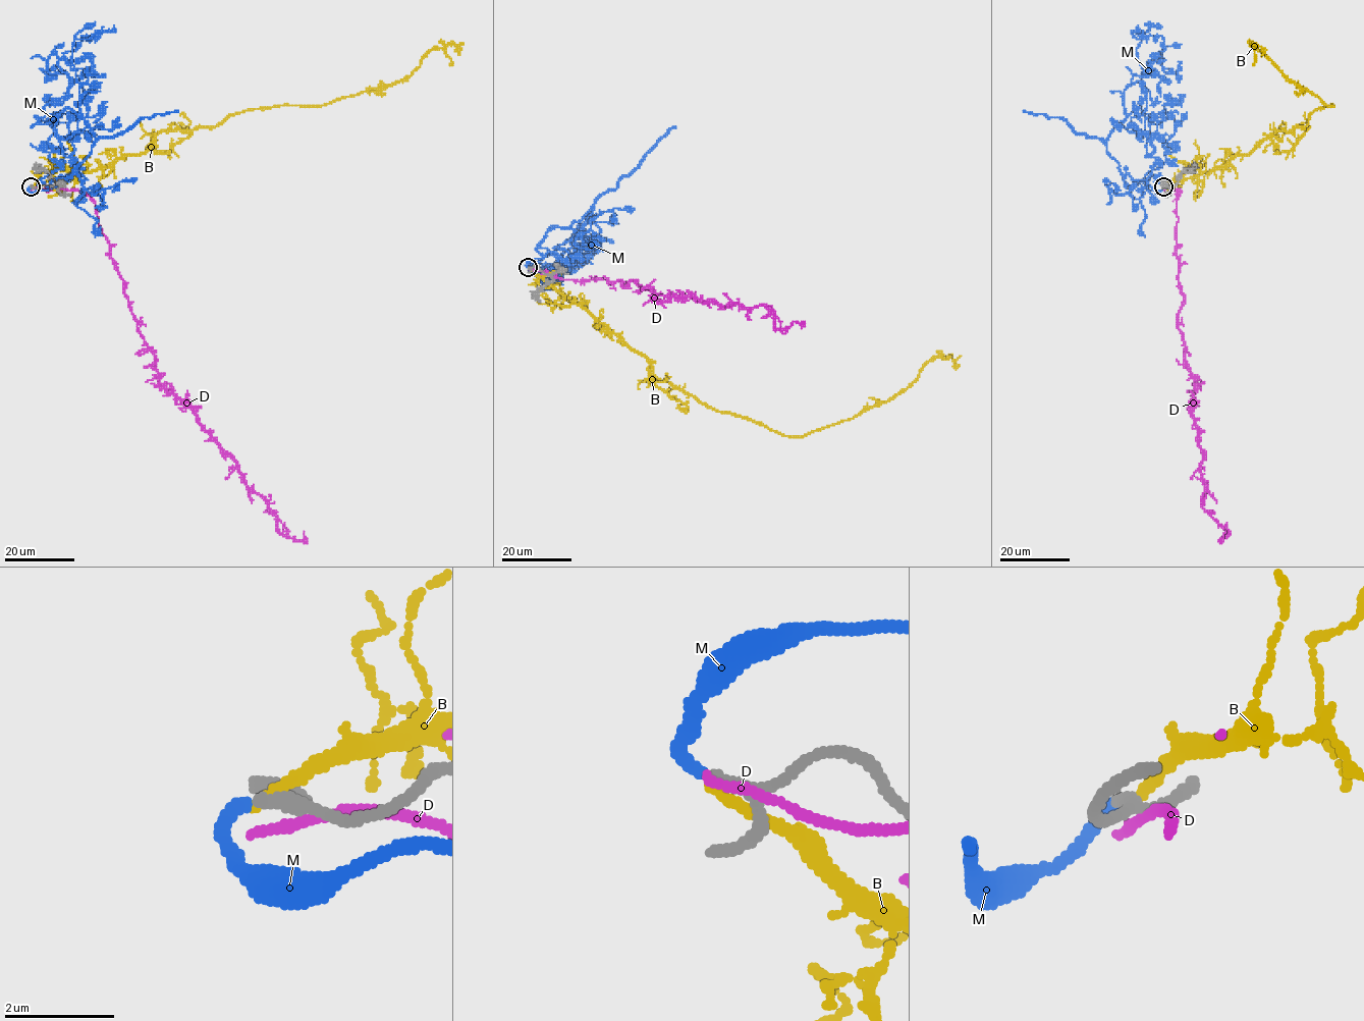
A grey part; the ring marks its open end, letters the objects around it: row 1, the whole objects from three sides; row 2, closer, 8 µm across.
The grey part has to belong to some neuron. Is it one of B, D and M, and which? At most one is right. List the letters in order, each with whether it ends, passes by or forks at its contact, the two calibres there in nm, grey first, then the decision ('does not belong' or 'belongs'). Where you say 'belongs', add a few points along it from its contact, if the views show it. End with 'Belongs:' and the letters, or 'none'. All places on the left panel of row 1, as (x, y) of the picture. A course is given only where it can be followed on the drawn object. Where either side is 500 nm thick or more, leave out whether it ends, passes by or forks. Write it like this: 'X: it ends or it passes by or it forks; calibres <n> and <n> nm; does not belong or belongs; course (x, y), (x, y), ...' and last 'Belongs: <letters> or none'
B: it ends; calibres 240 and 240 nm; does not belong
D: it ends; calibres 280 and 200 nm; does not belong
M: it ends; calibres 190 and 240 nm; belongs; course (30, 187), (59, 184), (91, 152), (89, 125), (65, 109), (55, 131), (69, 139), (101, 123), (90, 142)
Belongs: M

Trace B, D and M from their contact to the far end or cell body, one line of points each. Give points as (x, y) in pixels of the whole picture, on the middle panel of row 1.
B: (529, 268), (640, 353), (657, 378), (709, 407), (788, 436), (849, 420), (892, 398), (942, 355), (956, 365)
D: (531, 268), (624, 286), (634, 279), (659, 302), (764, 305), (773, 326), (801, 327)
M: (528, 267), (543, 256), (537, 248), (546, 233), (591, 208), (553, 248), (593, 222), (601, 230), (588, 244)

